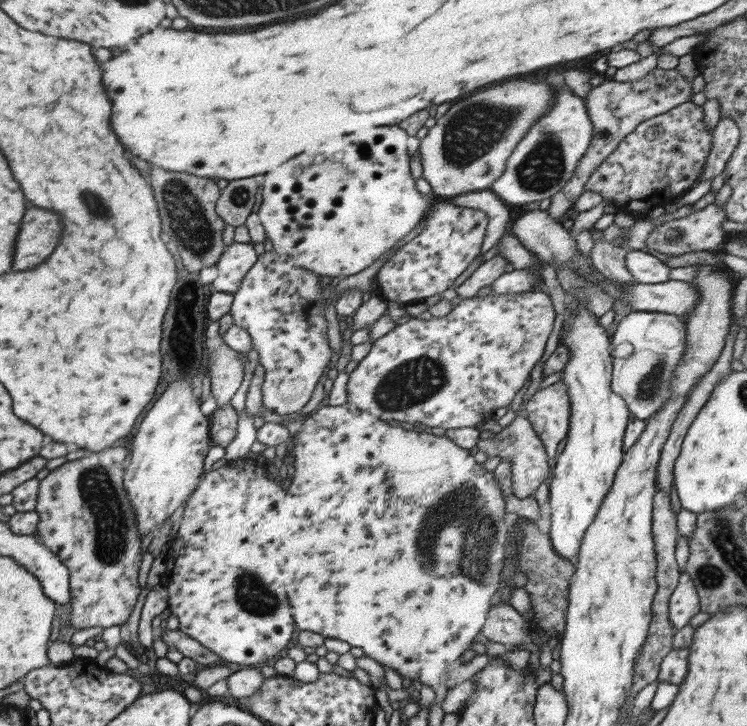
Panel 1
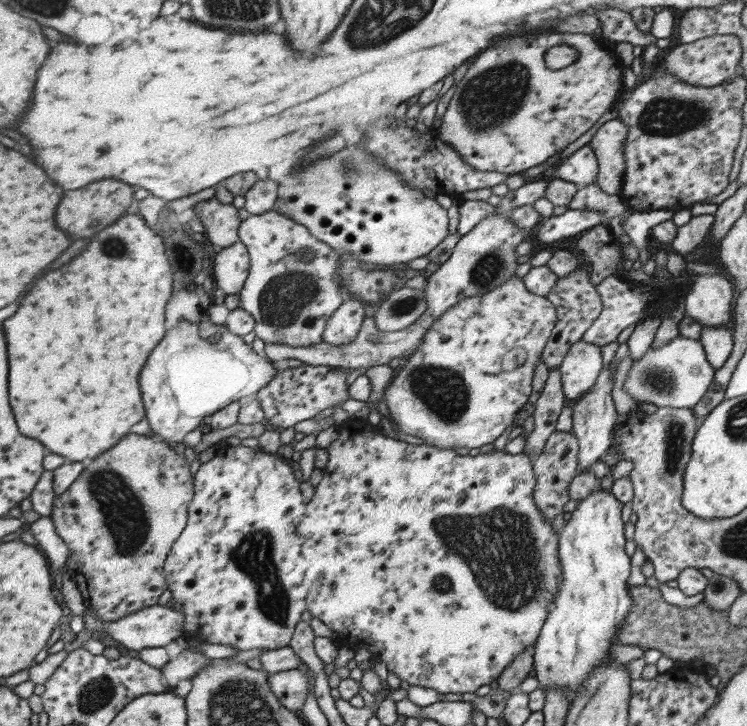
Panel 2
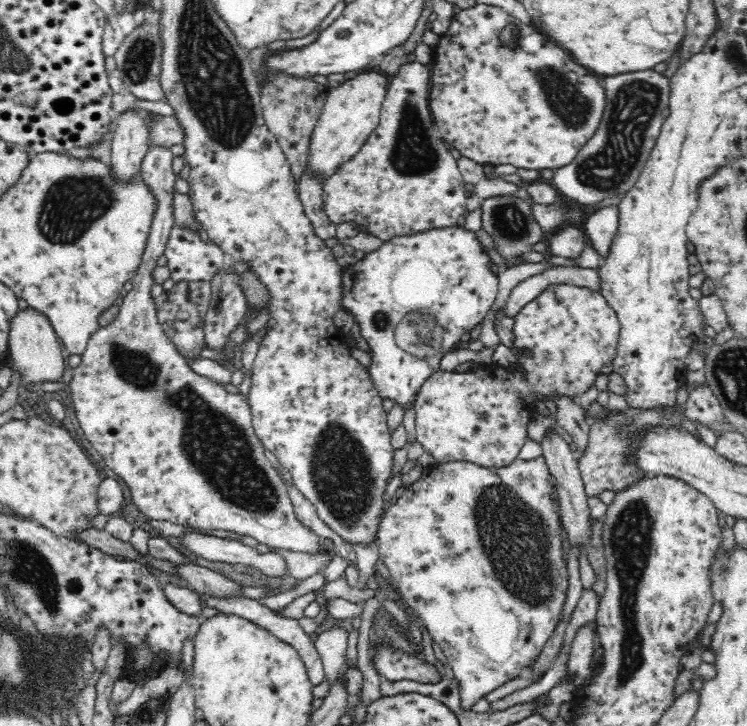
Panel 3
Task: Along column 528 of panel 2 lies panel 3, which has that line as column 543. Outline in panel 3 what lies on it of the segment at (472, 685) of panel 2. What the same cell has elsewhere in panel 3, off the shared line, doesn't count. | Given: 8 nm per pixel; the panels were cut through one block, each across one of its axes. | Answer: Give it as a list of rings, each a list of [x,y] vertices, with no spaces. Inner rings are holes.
[[[543,455],[532,460],[516,459],[508,466],[500,468],[486,468],[468,461],[436,463],[431,468],[424,470],[416,482],[405,487],[404,493],[397,498],[394,504],[388,502],[384,504],[383,511],[385,514],[380,520],[373,540],[379,560],[389,570],[404,602],[410,609],[417,612],[417,616],[432,637],[432,642],[436,642],[443,650],[447,664],[450,664],[458,680],[461,707],[464,710],[470,710],[478,699],[522,674],[522,668],[530,666],[538,658],[561,619],[568,588],[568,572],[563,561],[561,512],[554,478],[551,476]]]

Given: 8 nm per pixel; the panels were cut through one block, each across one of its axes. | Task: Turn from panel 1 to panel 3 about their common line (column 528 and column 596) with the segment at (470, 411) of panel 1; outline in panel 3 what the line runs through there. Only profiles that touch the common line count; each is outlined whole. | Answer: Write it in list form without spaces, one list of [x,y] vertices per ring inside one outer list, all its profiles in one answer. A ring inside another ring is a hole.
[[[568,284],[551,285],[534,299],[513,319],[516,369],[521,372],[518,384],[524,384],[518,386],[514,394],[520,412],[510,418],[518,428],[500,424],[502,412],[486,412],[484,402],[472,402],[470,380],[466,378],[468,384],[460,386],[464,374],[440,369],[417,392],[414,402],[416,440],[437,463],[468,461],[486,468],[508,466],[518,459],[519,450],[527,439],[526,424],[530,416],[524,404],[534,400],[536,392],[551,400],[568,397],[577,401],[580,394],[594,386],[602,366],[614,360],[620,321],[599,291]]]

